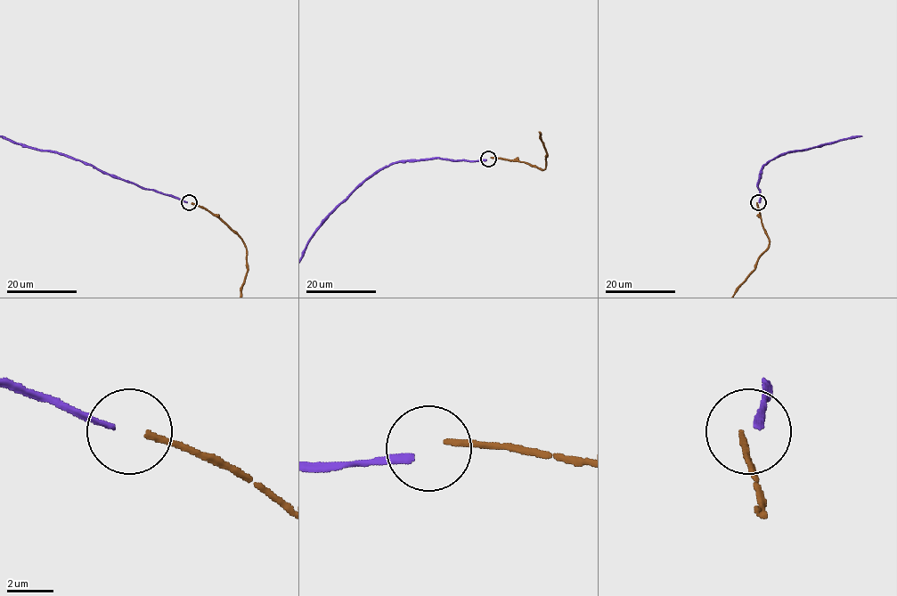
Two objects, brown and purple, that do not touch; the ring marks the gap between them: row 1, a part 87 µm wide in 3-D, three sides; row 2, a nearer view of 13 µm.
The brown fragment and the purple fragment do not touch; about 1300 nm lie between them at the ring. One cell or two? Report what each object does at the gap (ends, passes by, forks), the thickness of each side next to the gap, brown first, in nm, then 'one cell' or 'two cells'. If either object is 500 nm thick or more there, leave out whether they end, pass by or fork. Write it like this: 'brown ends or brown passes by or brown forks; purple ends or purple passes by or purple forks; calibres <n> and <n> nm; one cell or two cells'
brown ends; purple ends; calibres 260 and 260 nm; two cells

